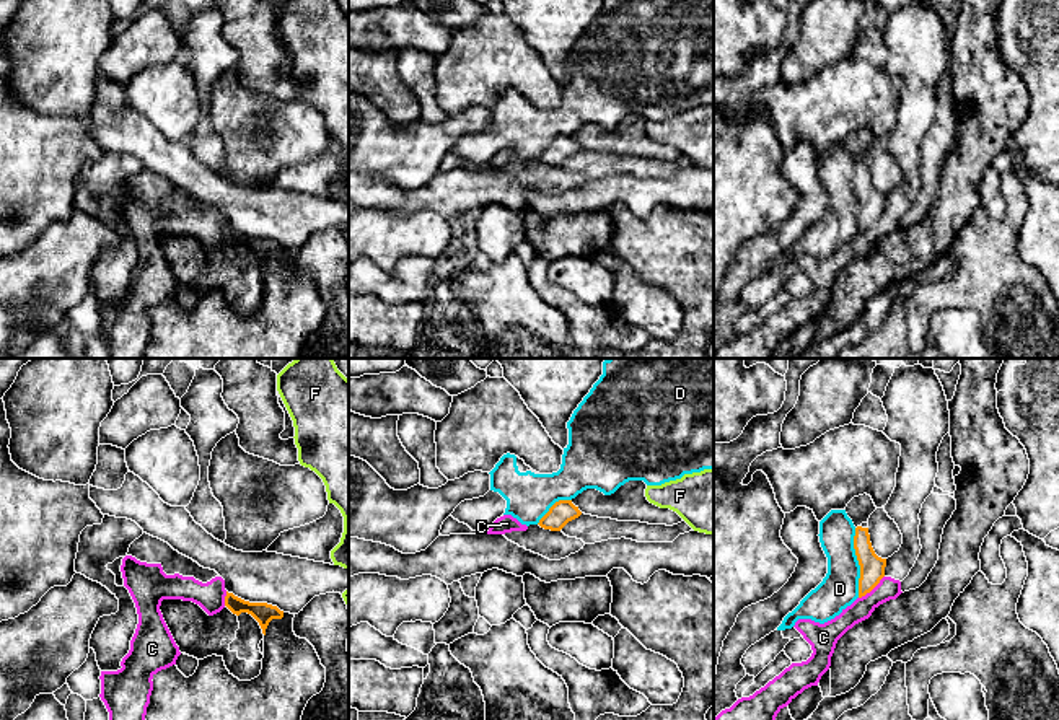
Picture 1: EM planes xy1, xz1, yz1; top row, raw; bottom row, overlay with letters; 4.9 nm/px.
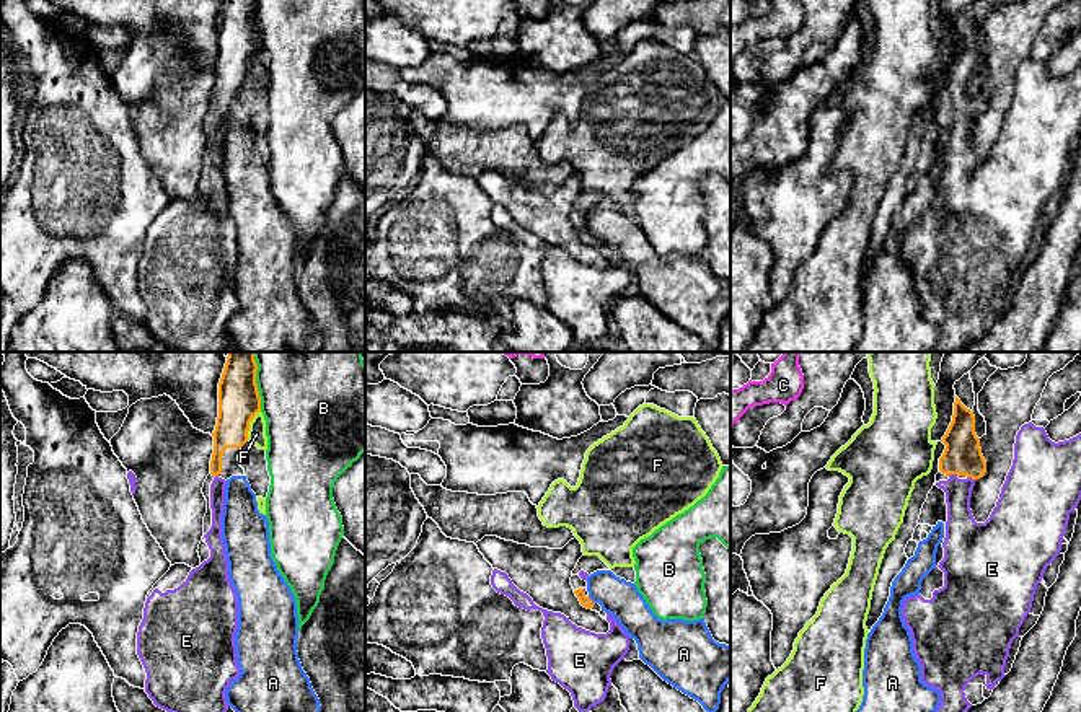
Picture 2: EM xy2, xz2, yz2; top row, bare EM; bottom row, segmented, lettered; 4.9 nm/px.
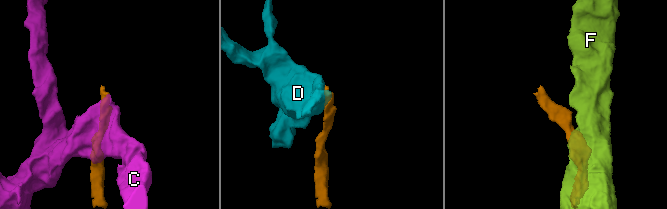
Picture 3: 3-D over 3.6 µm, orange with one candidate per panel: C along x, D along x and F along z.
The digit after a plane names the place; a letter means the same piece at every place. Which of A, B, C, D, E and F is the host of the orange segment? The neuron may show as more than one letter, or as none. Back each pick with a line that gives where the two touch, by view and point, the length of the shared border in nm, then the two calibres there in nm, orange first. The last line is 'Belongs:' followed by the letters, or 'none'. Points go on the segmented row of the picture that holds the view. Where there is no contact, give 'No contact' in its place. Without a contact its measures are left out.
E: Touches orange at yz2 (953, 473). Shared border 50 nm. Thickness 190 nm (orange) against 140 nm
Belongs: E

